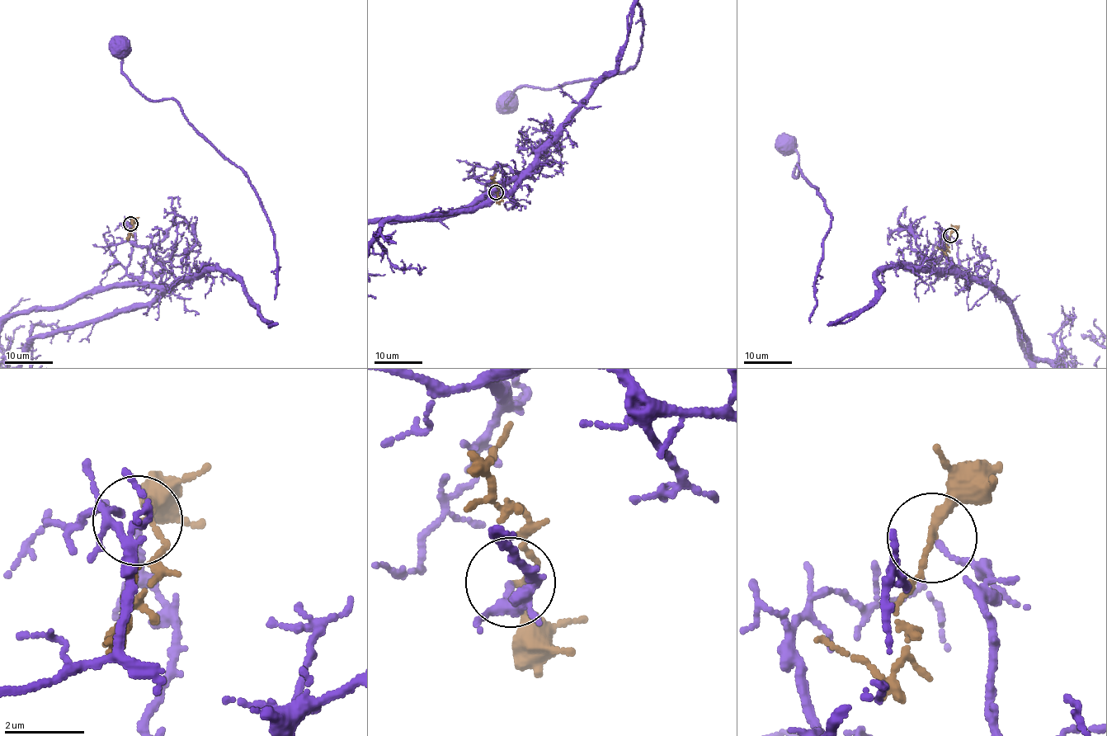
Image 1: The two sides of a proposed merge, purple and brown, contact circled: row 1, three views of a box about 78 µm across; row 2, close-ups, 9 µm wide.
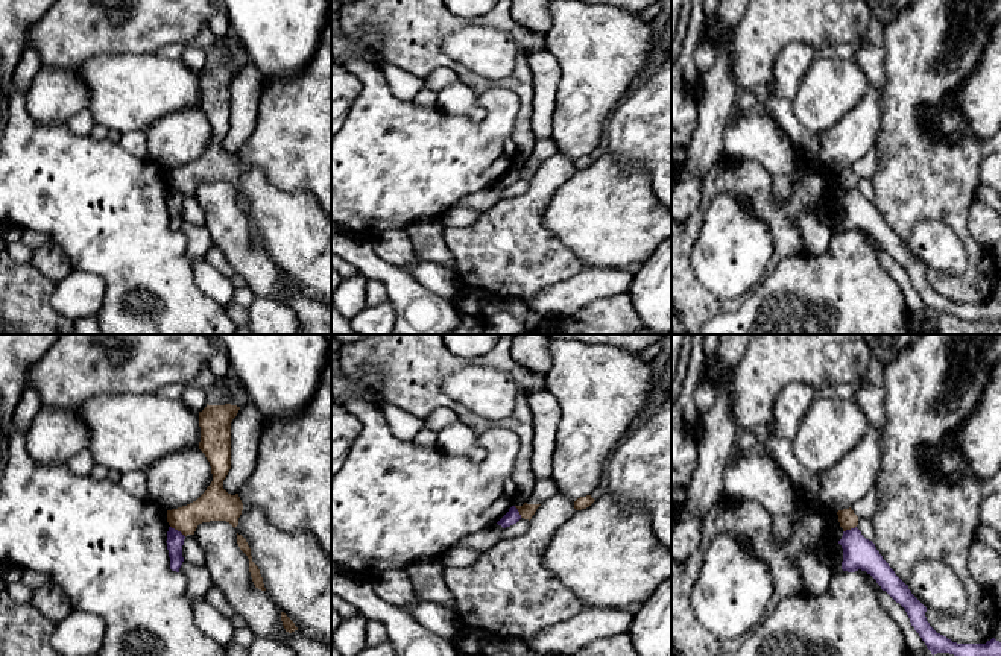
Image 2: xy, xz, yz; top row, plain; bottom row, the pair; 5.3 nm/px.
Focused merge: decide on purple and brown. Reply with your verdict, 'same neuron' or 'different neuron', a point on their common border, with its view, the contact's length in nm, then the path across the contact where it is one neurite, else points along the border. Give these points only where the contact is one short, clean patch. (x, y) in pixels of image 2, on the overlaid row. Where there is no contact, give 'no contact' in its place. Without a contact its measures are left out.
different neuron; meets purple in xy at (176, 530); contact 100 nm long; border along xy (170, 526), (184, 536)

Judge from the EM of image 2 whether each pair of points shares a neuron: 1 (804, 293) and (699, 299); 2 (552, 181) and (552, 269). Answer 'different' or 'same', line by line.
1: different
2: same

